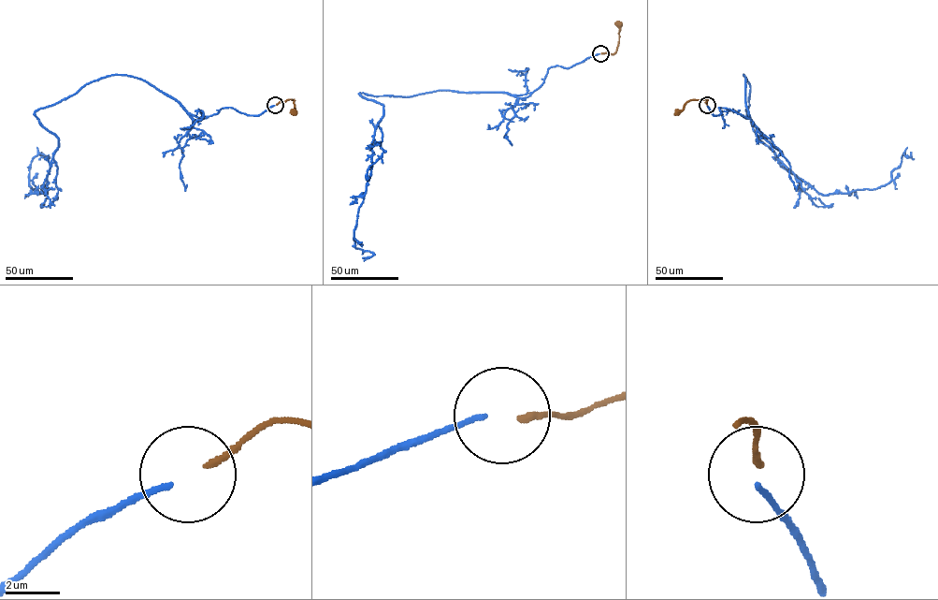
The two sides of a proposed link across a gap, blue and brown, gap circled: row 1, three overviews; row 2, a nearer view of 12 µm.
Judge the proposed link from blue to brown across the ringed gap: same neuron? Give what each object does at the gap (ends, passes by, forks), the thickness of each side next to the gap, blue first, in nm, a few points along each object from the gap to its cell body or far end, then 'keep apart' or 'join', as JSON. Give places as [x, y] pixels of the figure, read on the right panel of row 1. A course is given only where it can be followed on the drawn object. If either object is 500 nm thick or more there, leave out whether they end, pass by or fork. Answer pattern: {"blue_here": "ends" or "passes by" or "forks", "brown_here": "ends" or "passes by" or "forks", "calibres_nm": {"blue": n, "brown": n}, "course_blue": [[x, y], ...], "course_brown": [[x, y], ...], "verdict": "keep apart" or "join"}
{"blue_here": "ends", "brown_here": "ends", "calibres_nm": {"blue": 200, "brown": 240}, "course_blue": [[707, 105], [714, 115], [728, 109], [751, 120], [743, 75], [757, 138], [824, 195], [885, 185], [911, 152]], "course_brown": [[707, 104], [707, 99], [691, 99], [682, 109], [676, 111]], "verdict": "keep apart"}

